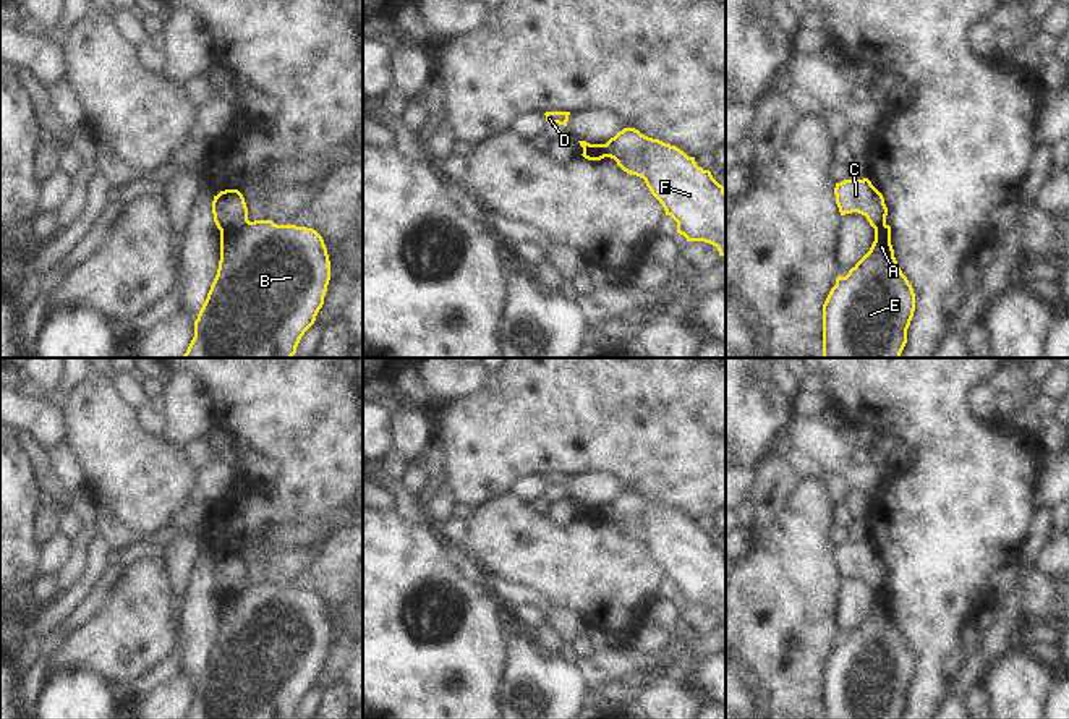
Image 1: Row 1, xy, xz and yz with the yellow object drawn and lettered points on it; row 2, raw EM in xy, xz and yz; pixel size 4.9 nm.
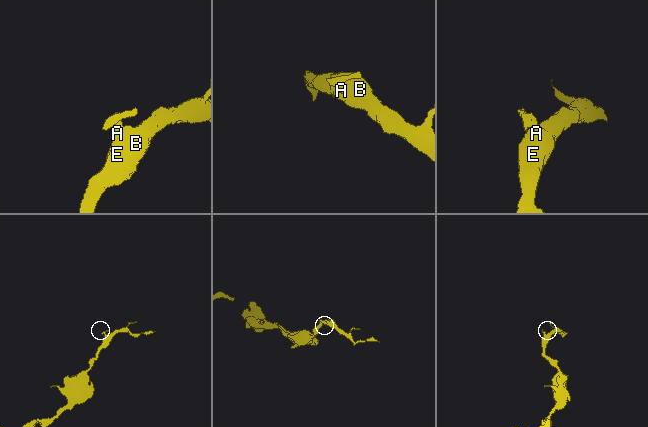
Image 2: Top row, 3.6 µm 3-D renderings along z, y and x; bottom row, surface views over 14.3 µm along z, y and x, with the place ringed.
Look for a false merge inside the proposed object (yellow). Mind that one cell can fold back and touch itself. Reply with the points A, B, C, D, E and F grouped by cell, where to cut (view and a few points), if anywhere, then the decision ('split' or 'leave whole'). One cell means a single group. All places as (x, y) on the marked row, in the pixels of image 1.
groups A B E F / C D; cut xy (250, 222), (242, 229), (224, 229), (221, 232); split

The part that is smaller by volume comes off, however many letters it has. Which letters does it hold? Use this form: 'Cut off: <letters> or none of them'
Cut off: C, D

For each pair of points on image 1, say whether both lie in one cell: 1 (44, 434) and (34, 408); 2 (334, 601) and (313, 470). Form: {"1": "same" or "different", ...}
{"1": "same", "2": "different"}

